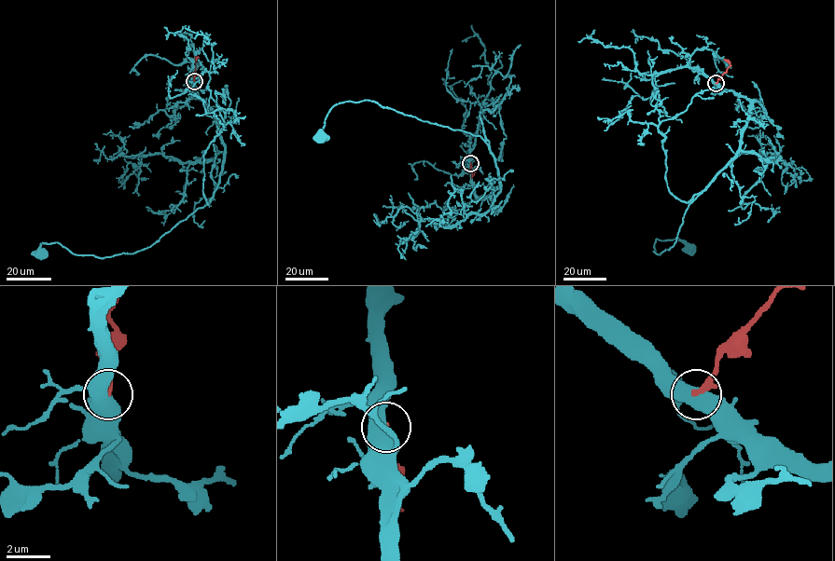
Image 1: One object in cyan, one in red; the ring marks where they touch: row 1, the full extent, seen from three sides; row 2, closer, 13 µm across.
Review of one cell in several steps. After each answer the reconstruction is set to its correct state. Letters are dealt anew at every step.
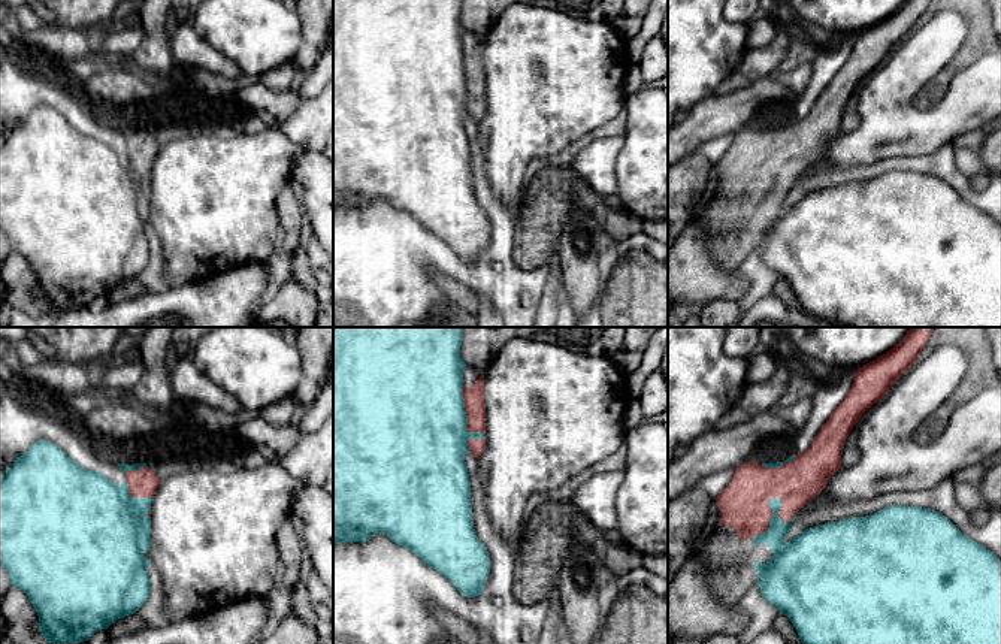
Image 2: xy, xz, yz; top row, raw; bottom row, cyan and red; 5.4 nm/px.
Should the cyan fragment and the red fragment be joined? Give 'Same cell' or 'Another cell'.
Another cell

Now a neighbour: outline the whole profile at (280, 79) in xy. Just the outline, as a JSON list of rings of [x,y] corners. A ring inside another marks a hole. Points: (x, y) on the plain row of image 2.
[[[293,61],[281,64],[272,70],[263,73],[258,79],[272,91],[288,91],[296,75],[296,66]]]

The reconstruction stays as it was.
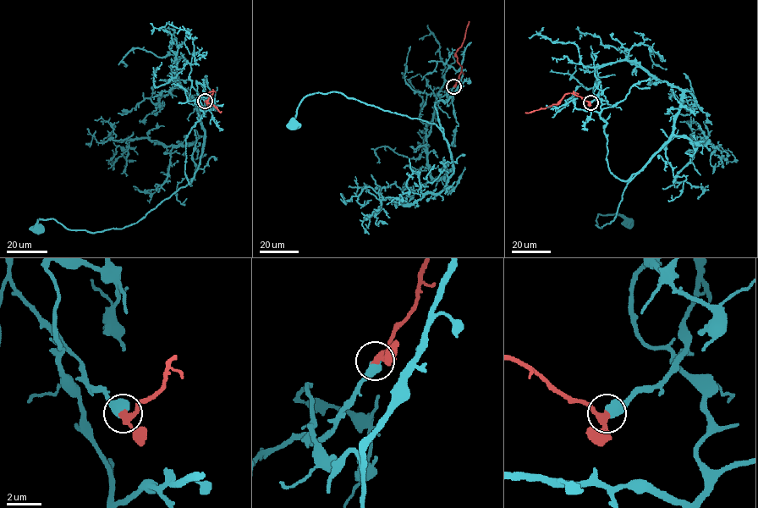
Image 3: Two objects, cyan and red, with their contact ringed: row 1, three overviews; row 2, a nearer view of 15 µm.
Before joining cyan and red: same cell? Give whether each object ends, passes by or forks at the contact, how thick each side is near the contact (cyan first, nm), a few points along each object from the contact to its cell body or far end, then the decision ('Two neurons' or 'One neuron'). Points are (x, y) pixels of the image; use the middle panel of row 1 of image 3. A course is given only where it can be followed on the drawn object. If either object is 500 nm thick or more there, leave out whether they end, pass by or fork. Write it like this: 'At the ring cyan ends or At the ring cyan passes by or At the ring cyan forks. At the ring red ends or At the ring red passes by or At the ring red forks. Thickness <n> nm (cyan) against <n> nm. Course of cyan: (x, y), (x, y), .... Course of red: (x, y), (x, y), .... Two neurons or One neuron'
Thickness 600 nm (cyan) against 320 nm. Course of cyan: (453, 86), (447, 94), (452, 97), (434, 104), (439, 128), (335, 91), (306, 95), (297, 110), (293, 125). Course of red: (453, 86), (461, 70), (455, 53), (461, 46), (469, 21). One neuron

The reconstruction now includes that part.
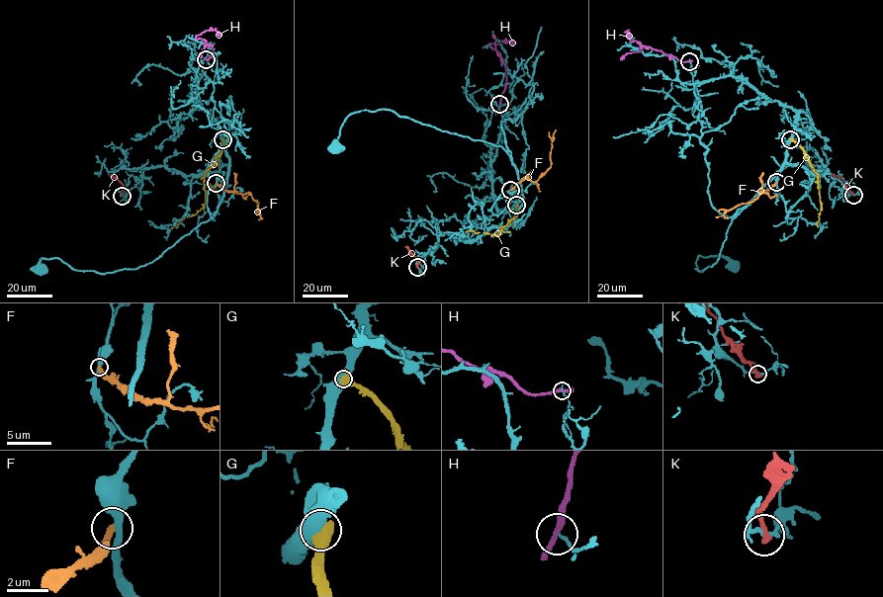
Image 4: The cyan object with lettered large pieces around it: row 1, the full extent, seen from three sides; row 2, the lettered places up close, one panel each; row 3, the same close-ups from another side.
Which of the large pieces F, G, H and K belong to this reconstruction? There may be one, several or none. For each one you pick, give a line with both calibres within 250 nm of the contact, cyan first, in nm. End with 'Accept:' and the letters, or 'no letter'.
Accept: no letter

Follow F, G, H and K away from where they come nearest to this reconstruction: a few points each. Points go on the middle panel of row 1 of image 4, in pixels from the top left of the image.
F: (509, 190), (524, 179), (536, 181), (550, 166), (556, 129)
G: (516, 205), (517, 214), (498, 230), (498, 234), (466, 231)
H: (499, 104), (506, 84), (505, 66), (489, 43), (508, 41), (512, 44)
K: (417, 267), (419, 260), (406, 245)

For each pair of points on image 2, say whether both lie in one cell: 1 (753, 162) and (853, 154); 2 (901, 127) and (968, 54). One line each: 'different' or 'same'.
1: different
2: different

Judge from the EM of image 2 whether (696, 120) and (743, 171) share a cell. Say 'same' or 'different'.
different

